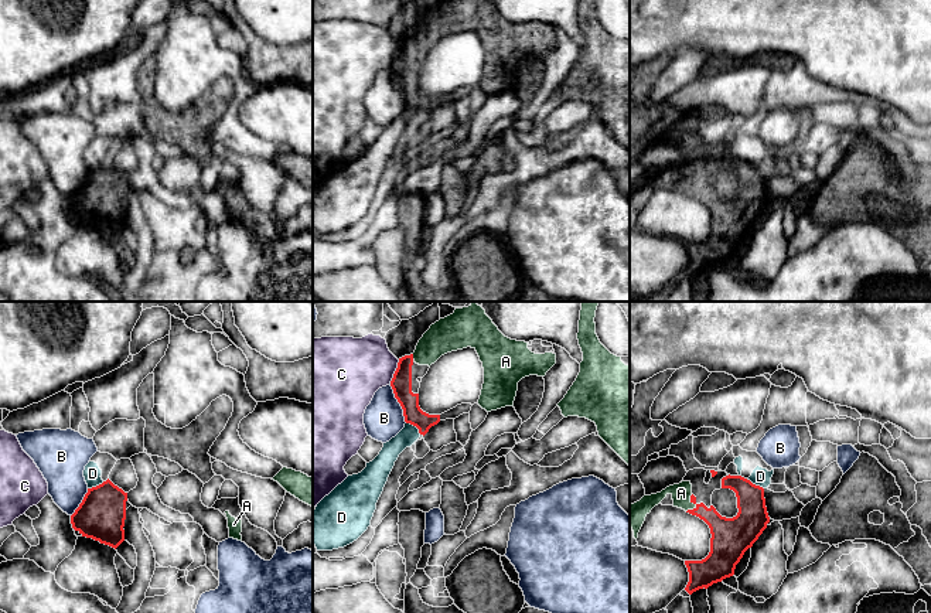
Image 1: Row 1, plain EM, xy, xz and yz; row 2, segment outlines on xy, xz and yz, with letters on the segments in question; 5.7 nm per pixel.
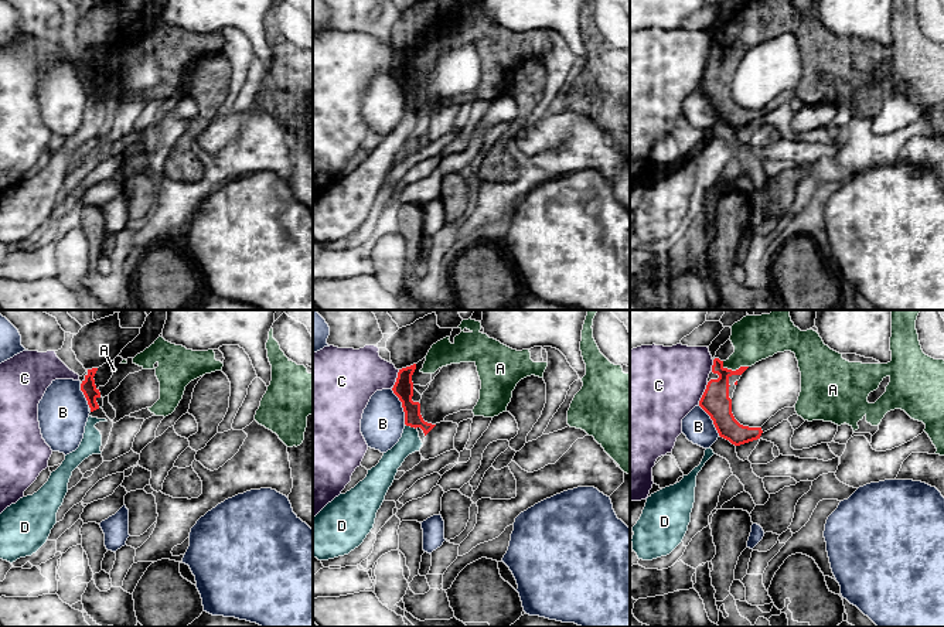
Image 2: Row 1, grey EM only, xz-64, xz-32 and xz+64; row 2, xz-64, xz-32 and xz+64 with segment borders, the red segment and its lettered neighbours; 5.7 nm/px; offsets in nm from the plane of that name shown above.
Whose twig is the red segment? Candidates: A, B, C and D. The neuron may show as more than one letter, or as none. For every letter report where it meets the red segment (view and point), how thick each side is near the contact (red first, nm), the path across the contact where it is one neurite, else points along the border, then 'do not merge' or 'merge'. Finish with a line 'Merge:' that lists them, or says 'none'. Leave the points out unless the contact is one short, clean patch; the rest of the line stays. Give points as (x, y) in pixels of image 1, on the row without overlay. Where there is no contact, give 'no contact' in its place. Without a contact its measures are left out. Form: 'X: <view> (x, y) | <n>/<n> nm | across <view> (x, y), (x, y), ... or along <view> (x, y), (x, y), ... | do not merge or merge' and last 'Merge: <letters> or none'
A: yz (694, 186) | 180/110 nm | across yz (726, 215), (694, 186), (681, 176) | merge
B: xz (399, 85) | 120/220 nm | along xz (389, 68), (406, 105) | do not merge
C: xz (395, 55) | 120/360 nm | along xz (399, 43), (389, 67) | do not merge
D: xz (415, 108) | 120/110 nm | along xz (406, 105), (412, 106), (420, 116) | do not merge
Merge: A

